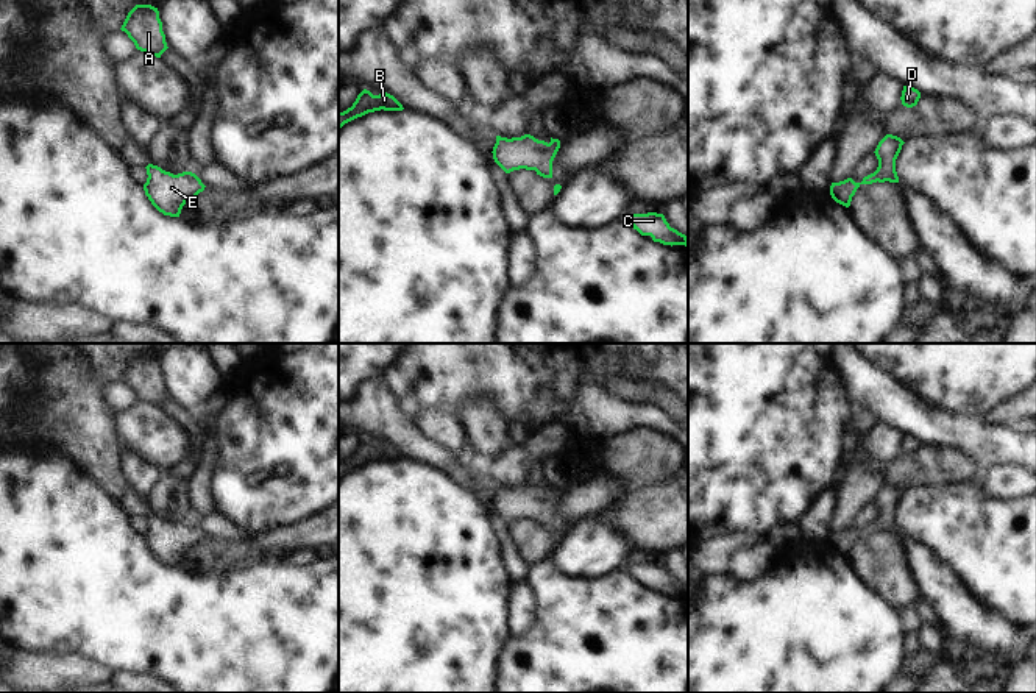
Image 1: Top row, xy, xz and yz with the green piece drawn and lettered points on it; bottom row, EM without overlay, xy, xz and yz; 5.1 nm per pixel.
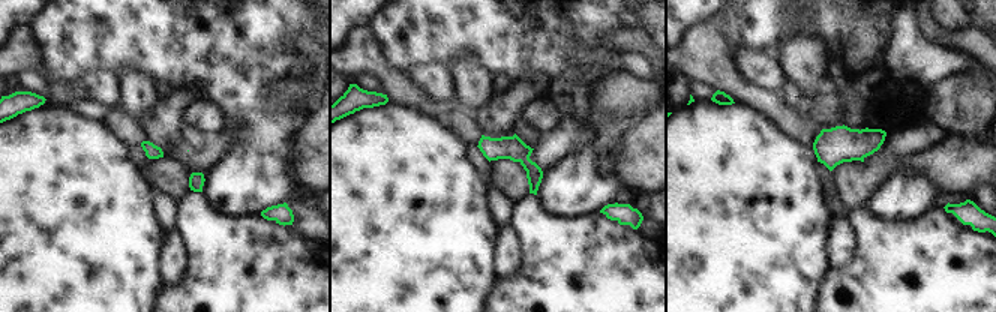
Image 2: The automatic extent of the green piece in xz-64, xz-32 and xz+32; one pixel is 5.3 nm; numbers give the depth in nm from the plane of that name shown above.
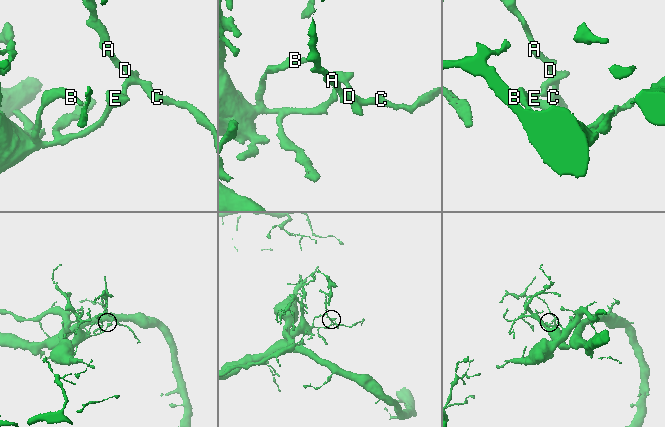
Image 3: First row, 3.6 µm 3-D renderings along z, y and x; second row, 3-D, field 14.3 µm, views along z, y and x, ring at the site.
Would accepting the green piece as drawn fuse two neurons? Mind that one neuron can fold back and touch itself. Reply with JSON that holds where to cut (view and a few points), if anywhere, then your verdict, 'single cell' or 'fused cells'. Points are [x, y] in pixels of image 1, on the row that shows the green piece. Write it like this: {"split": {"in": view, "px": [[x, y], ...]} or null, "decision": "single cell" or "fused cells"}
{"split": null, "decision": "single cell"}

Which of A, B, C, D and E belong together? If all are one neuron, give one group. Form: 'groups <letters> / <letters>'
groups A B C D E

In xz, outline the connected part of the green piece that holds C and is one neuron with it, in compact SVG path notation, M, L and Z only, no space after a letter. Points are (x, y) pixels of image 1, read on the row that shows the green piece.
M630 214L623 222L632 225L641 236L651 236L654 242L688 247L688 237L671 228L663 214Z

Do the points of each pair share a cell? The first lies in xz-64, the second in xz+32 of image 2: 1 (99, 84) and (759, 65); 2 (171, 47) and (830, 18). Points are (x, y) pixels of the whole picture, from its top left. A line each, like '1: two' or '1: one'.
1: one
2: one

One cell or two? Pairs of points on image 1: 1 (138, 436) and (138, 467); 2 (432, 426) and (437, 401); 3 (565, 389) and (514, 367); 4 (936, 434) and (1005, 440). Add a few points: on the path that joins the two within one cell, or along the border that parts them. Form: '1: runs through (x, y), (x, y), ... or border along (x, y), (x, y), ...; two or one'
1: border along (122, 450), (136, 453), (163, 472); two
2: border along (456, 417), (420, 414), (415, 423); two
3: runs through (553, 376), (543, 367), (526, 367); one
4: runs through (954, 434), (968, 434), (988, 440); one

